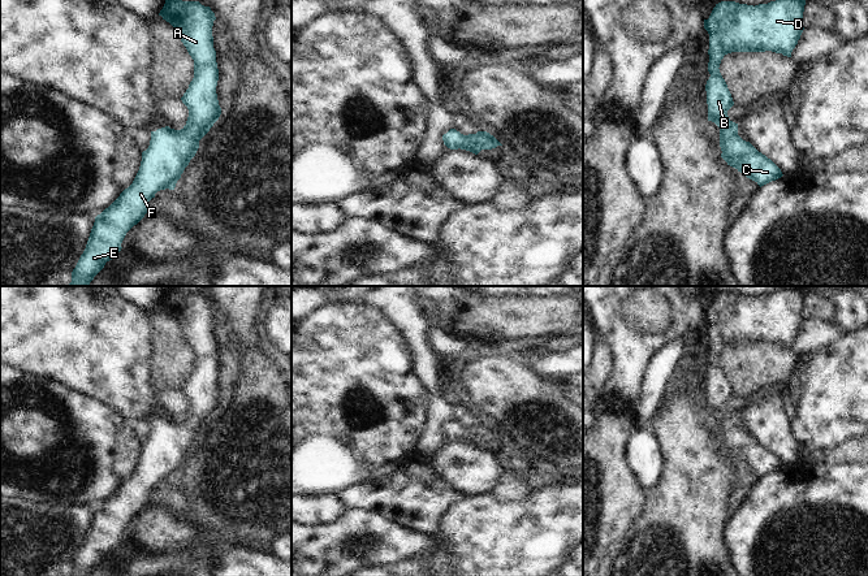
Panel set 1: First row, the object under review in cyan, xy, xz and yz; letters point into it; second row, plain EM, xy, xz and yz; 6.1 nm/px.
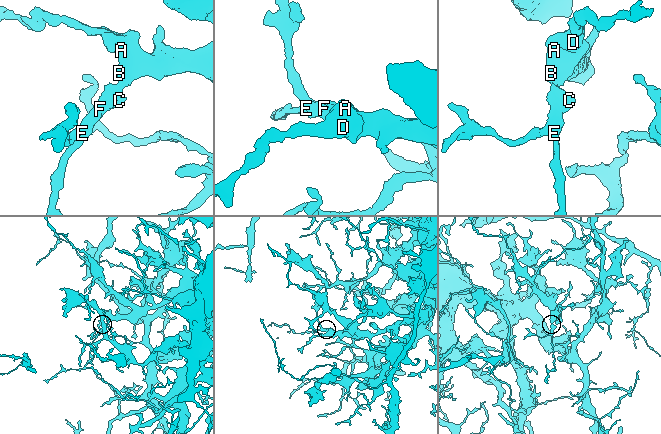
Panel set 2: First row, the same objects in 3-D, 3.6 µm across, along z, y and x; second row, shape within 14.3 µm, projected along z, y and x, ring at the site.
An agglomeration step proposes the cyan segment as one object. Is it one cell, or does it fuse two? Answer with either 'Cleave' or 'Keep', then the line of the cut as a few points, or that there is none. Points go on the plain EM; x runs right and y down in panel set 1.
Keep. No split.

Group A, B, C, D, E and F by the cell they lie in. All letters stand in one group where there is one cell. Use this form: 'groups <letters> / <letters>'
groups A B C D E F

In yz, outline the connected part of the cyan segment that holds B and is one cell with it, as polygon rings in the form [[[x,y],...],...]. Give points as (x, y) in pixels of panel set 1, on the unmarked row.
[[[803,287],[755,298],[721,293],[704,311],[704,320],[709,325],[711,368],[705,376],[708,412],[720,419],[721,449],[760,478],[783,465],[770,450],[738,426],[738,415],[727,407],[734,393],[718,359],[724,347],[731,343],[772,342],[791,348],[804,321],[804,296]]]

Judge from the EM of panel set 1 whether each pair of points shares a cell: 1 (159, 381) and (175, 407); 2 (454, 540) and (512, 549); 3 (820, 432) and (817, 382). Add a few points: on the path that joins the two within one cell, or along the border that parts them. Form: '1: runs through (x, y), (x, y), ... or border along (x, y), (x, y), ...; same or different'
1: border along (180, 389), (158, 389), (155, 392); different
2: runs through (469, 540), (487, 540), (497, 546); same
3: runs through (820, 420), (820, 397), (817, 394); same

